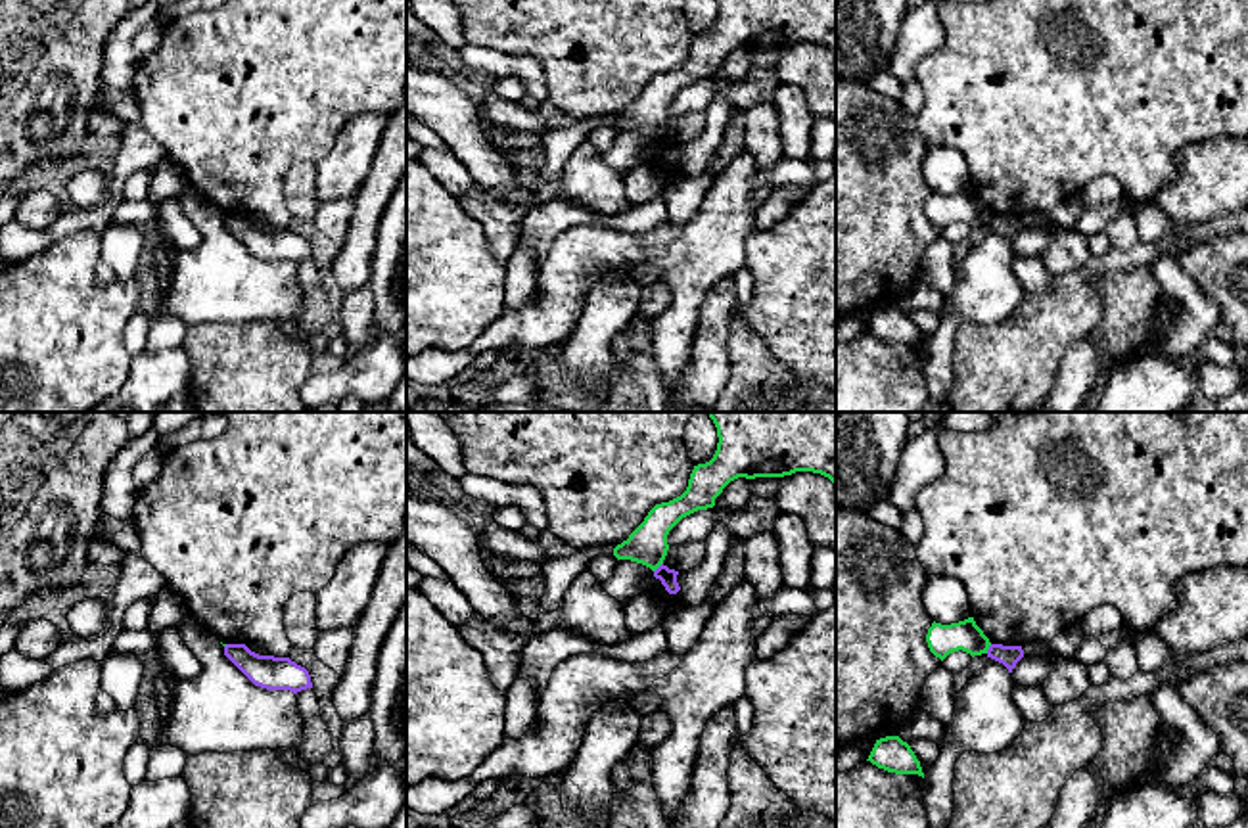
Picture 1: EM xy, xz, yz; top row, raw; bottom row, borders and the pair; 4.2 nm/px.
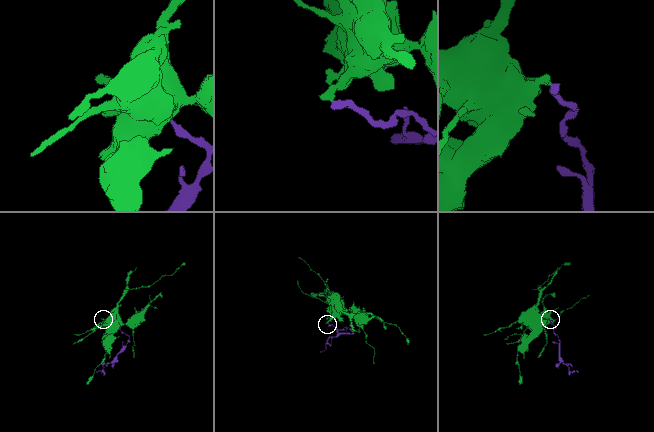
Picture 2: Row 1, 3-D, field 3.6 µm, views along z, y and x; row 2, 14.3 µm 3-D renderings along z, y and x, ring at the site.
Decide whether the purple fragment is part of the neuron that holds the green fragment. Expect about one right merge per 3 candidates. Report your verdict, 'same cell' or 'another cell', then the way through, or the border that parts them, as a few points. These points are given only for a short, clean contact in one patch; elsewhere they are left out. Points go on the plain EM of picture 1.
another cell; border along xz (662, 133), (654, 142)

